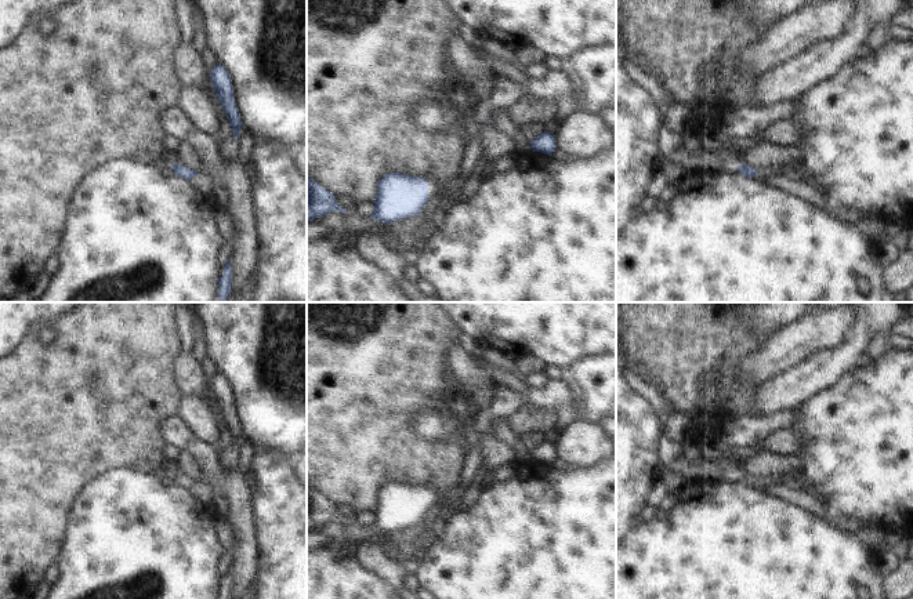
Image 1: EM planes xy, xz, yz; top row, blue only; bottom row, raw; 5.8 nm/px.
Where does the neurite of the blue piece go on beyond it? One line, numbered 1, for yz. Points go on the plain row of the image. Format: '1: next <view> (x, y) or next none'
1: next none

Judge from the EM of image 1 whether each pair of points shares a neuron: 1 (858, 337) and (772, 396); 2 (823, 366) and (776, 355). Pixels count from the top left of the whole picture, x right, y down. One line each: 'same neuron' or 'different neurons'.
1: same neuron
2: different neurons

